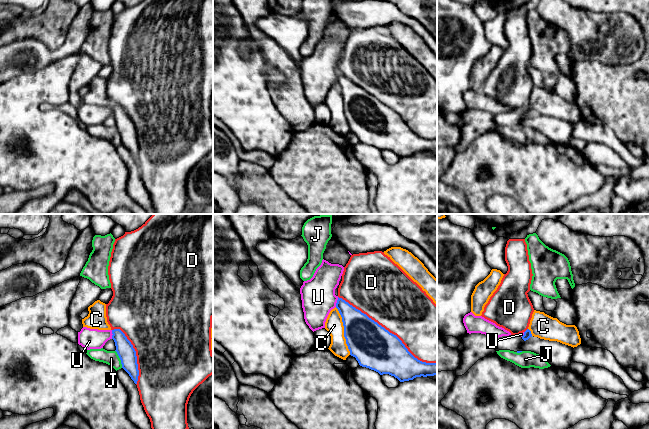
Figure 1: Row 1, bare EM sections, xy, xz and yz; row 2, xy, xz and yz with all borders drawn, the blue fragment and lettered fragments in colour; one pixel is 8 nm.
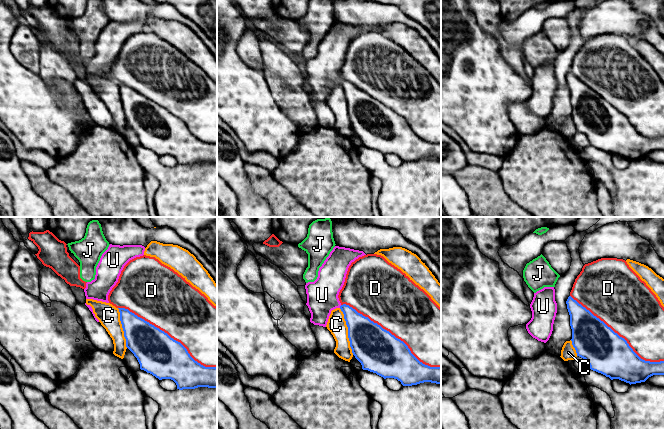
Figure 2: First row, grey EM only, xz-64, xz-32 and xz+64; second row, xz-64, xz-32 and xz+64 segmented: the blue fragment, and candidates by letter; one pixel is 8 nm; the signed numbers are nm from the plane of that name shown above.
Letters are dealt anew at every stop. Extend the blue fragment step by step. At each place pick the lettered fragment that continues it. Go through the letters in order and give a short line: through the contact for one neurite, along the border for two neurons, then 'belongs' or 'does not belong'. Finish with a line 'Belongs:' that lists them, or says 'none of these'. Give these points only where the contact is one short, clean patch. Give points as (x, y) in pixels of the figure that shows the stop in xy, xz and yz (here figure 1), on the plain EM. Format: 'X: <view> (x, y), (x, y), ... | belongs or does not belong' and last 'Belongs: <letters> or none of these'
C: xz (335, 83), (341, 93), (343, 112), (350, 130) | does not belong
D: does not belong
J: does not belong
U: xz (338, 73), (335, 82) | does not belong
Belongs: none of these

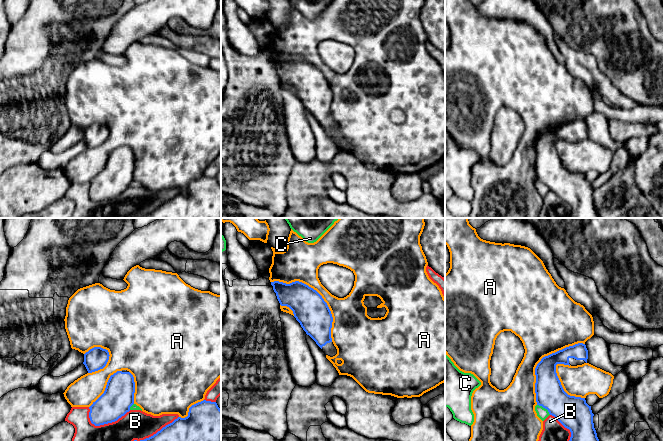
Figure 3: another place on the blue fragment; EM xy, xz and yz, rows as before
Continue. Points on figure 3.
A: does not belong
B: does not belong
C: does not belong
Belongs: none of these

